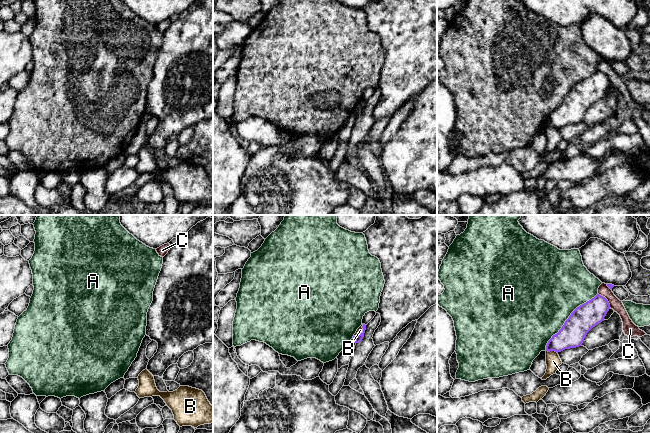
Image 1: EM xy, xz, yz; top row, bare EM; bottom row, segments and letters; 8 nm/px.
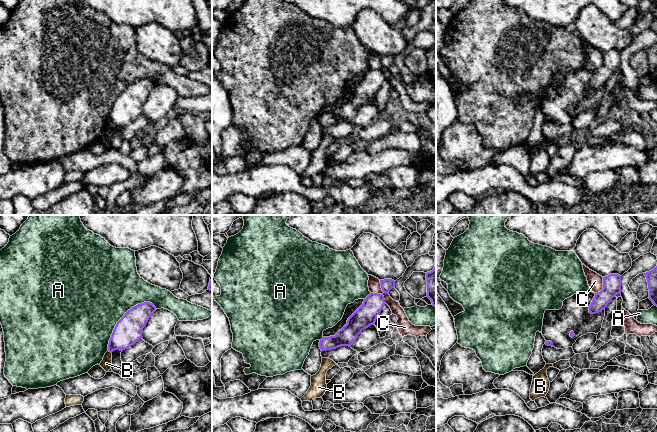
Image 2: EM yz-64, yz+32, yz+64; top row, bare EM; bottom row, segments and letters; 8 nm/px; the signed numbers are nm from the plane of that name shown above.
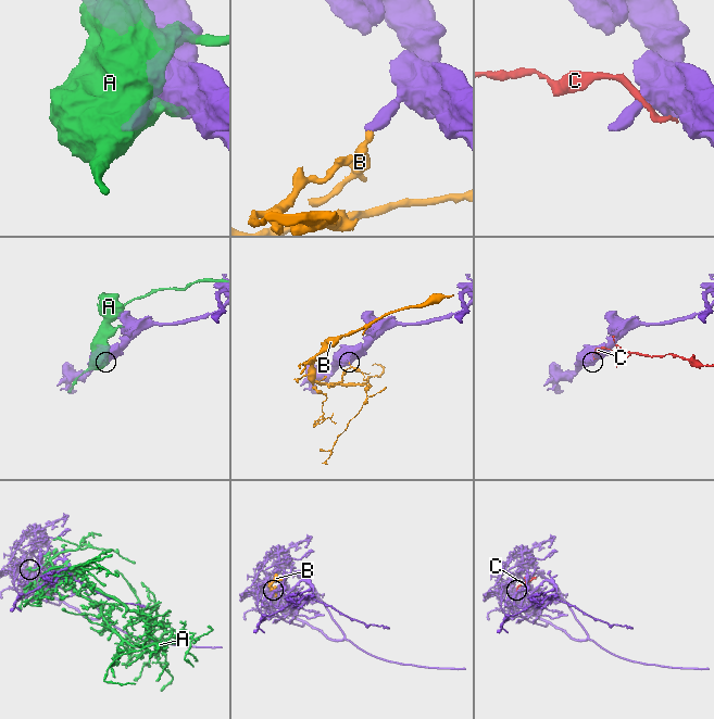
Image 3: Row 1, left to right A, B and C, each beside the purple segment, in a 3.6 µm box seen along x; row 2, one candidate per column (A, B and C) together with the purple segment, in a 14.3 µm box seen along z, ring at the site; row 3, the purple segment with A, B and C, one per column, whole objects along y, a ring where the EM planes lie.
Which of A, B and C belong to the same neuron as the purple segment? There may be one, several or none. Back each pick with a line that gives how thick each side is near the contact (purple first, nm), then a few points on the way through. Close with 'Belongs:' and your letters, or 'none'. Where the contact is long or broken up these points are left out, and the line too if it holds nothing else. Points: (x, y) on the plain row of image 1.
Belongs: none

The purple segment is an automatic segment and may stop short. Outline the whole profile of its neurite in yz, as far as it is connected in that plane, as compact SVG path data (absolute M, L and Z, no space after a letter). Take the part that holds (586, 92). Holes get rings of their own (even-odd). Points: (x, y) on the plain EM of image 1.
M599 70L580 81L571 89L559 108L548 117L546 127L558 129L581 122L587 109L604 96L609 85L608 76Z

